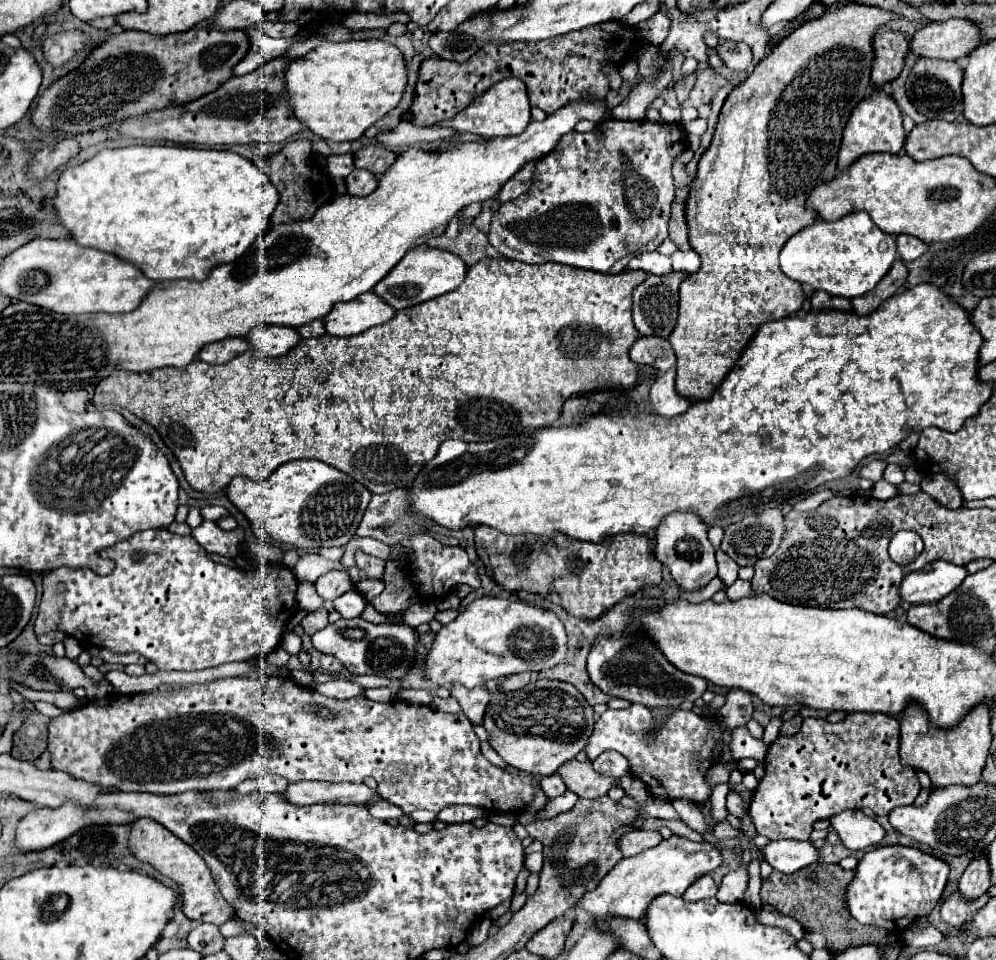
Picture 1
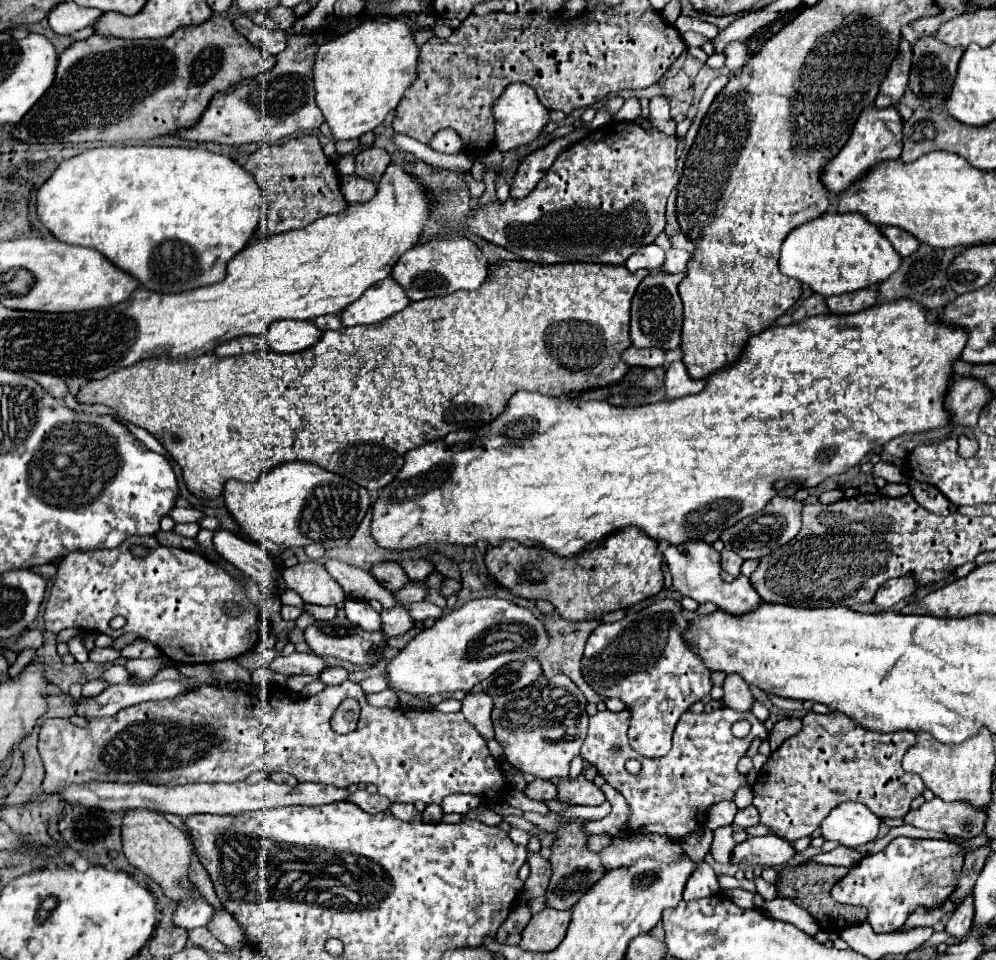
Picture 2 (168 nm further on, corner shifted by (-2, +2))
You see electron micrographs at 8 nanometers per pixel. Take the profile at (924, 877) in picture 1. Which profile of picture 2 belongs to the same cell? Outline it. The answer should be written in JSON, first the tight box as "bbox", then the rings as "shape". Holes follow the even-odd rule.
{"bbox":[832,838,966,932],"shape":[[[894,838],[882,852],[878,854],[868,854],[864,856],[858,864],[854,864],[850,868],[850,872],[838,880],[832,888],[832,898],[840,904],[854,904],[854,906],[862,906],[868,910],[866,922],[872,926],[872,930],[876,932],[894,932],[898,930],[908,916],[918,908],[938,908],[942,906],[948,896],[956,890],[956,878],[962,872],[964,866],[964,856],[966,852],[948,840],[936,840],[936,838]]]}

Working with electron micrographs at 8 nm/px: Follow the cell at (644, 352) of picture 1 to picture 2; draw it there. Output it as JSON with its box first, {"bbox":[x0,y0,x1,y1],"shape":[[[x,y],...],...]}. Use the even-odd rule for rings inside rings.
{"bbox":[622,348,664,368],"shape":[[[634,348],[622,352],[622,360],[628,366],[642,366],[642,368],[656,368],[664,364],[664,352],[658,348]]]}

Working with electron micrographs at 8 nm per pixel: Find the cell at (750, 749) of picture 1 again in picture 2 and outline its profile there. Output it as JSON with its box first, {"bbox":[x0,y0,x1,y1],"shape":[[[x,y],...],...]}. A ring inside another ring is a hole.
{"bbox":[582,708,768,840],"shape":[[[718,708],[712,714],[692,714],[692,712],[684,712],[676,724],[674,730],[674,744],[672,750],[664,756],[664,758],[644,758],[640,754],[636,754],[630,744],[628,744],[628,724],[630,724],[630,712],[610,712],[610,710],[602,710],[596,712],[594,716],[590,716],[590,726],[588,726],[588,736],[582,744],[582,758],[588,760],[590,764],[594,764],[598,768],[598,772],[604,776],[604,780],[614,786],[618,792],[622,792],[622,796],[626,798],[628,806],[630,806],[630,816],[626,822],[626,828],[634,834],[662,834],[666,838],[672,840],[682,840],[690,834],[694,834],[696,830],[700,830],[704,826],[704,814],[706,810],[722,800],[734,800],[734,794],[738,788],[742,786],[750,786],[746,776],[742,776],[738,772],[738,760],[748,752],[752,740],[758,738],[766,738],[768,730],[762,726],[762,722],[758,718],[754,718],[754,714],[748,712],[738,712],[732,708]],[[738,720],[748,720],[752,724],[752,730],[746,738],[736,738],[732,734],[732,724]],[[636,758],[642,764],[640,774],[630,774],[624,764]]]}

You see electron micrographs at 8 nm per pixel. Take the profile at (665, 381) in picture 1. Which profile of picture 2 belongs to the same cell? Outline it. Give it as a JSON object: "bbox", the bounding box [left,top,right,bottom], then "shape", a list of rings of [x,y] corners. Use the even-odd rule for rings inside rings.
{"bbox":[664,360,706,398],"shape":[[[678,360],[678,362],[670,364],[666,378],[664,378],[664,384],[666,384],[668,398],[682,398],[682,396],[688,396],[688,394],[698,394],[704,388],[706,380],[690,378],[684,362]]]}

